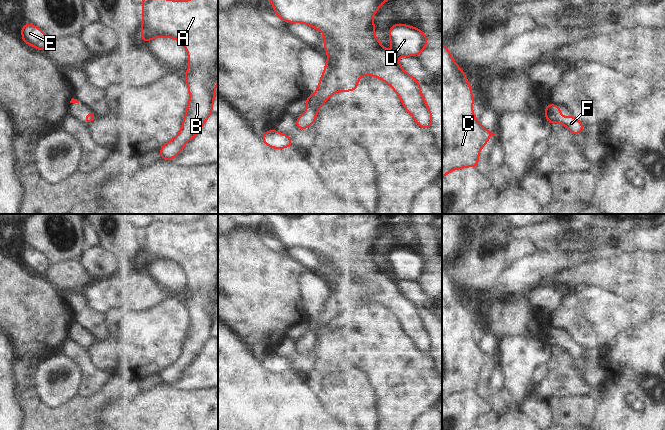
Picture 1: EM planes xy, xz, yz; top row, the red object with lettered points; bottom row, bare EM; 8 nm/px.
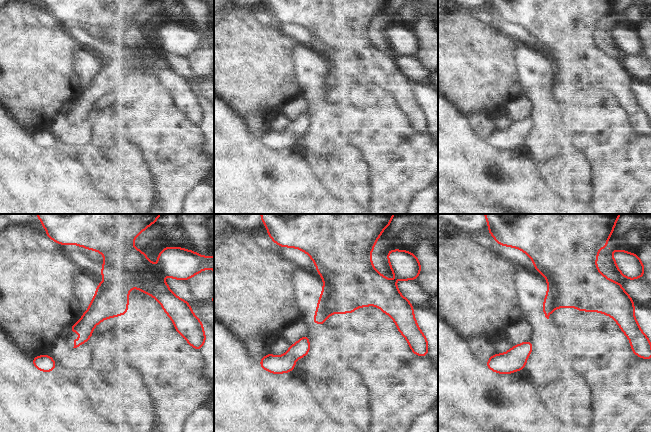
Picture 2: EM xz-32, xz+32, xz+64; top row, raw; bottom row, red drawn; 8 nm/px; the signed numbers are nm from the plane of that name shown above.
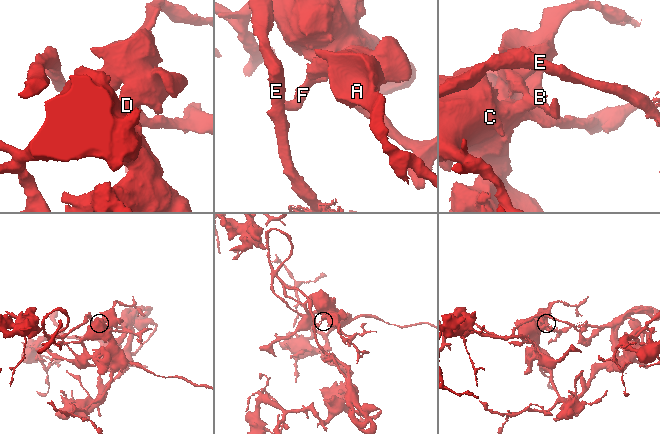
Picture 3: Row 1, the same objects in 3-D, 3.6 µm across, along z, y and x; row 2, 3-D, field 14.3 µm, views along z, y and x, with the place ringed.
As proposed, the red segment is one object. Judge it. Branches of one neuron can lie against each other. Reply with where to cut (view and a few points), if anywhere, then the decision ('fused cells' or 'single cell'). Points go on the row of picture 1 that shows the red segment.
no cut; single cell

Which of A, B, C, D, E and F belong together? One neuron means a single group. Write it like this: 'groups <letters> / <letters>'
groups A B C D E F

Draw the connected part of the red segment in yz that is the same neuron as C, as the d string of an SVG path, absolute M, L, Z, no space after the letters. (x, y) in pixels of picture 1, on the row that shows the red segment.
M442 43L442 177L455 169L479 167L480 149L486 145L490 136L496 135L483 128L475 118L473 103L472 89L467 82L467 76Z

